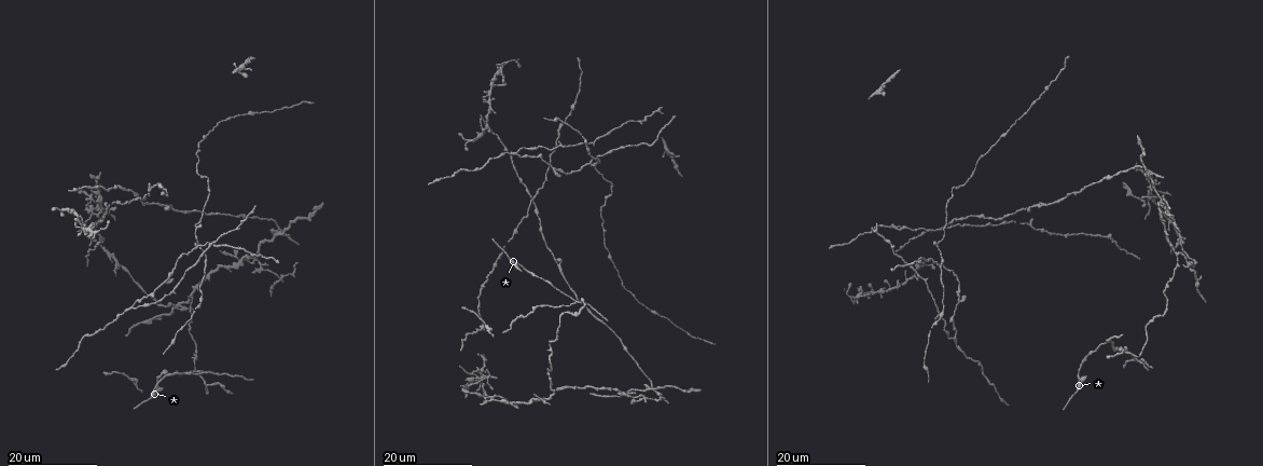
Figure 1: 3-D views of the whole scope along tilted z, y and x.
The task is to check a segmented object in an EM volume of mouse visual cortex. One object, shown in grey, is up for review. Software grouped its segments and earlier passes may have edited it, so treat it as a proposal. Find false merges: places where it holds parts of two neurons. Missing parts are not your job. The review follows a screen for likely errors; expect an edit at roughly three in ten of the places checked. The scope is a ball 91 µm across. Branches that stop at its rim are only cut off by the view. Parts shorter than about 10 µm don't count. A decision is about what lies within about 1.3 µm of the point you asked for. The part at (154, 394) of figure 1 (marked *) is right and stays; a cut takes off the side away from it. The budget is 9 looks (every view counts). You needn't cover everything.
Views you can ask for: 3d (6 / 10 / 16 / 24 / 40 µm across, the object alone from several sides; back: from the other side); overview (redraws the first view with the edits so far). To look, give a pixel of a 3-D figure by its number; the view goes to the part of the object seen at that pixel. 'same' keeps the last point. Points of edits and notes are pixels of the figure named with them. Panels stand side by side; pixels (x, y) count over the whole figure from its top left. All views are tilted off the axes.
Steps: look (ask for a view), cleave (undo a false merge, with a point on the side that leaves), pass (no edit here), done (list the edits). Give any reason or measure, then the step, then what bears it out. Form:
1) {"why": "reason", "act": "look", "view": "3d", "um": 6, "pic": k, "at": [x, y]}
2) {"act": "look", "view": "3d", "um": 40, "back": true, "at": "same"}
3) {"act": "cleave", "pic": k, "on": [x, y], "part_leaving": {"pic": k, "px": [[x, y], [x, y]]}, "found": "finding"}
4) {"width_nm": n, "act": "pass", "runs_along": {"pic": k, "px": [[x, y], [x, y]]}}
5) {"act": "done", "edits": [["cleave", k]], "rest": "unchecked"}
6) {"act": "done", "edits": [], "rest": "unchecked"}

{"why": "a fork", "act": "look", "view": "3d", "um": 24, "pic": 1, "at": [953, 338]}

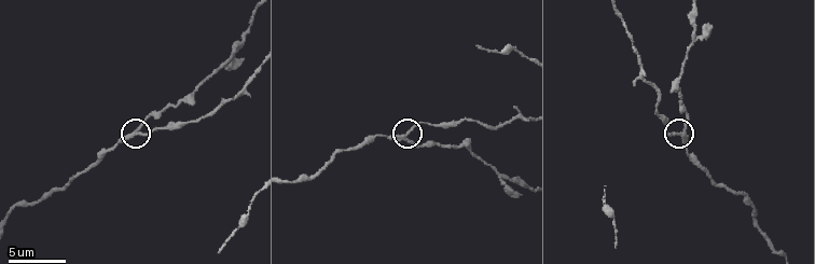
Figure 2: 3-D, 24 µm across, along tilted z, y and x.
{"act": "look", "view": "3d", "um": 10, "pic": 2, "at": [405, 136]}

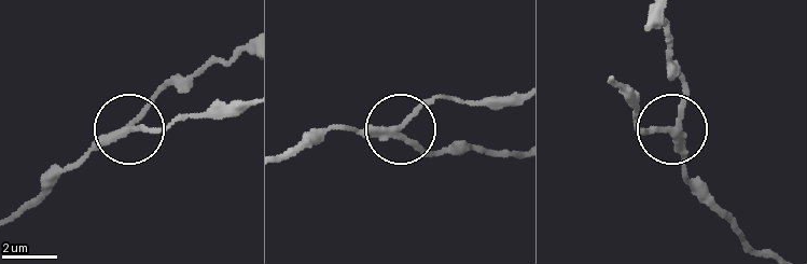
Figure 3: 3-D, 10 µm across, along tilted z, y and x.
{"side_arm_um": 27, "act": "cleave", "pic": 3, "on": [149, 133], "part_leaving": {"pic": 3, "px": [[126, 132], [155, 132], [195, 114], [242, 110]]}, "found": "two neurons meet here"}

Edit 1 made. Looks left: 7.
{"why": "four arms meet", "act": "look", "view": "3d", "um": 16, "pic": 1, "at": [594, 165]}

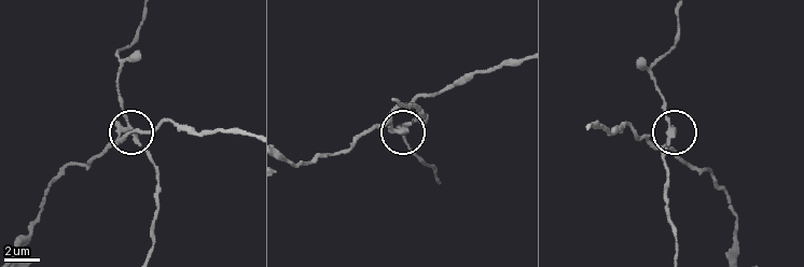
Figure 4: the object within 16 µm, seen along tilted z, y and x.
{"act": "look", "view": "3d", "um": 6, "pic": 4, "at": [673, 134]}

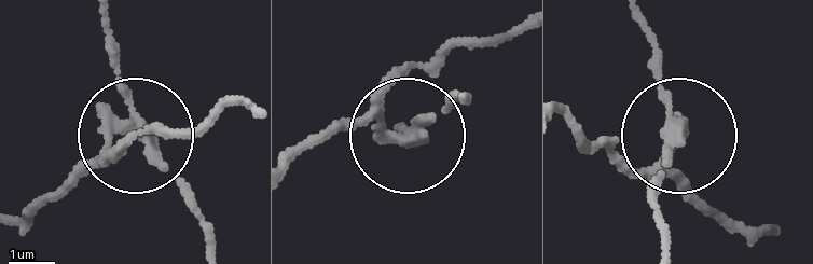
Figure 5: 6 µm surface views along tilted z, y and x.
{"act": "look", "view": "3d", "um": 6, "back": true, "pic": 5, "at": [677, 132]}

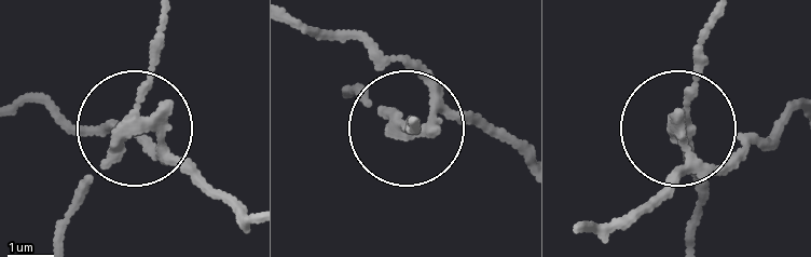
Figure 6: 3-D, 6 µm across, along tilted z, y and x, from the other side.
{"act": "cleave", "pic": 6, "on": [85, 181], "part_leaving": {"pic": 6, "px": [[122, 129], [161, 13]]}, "found": "two neurons meet here"}

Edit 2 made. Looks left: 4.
{"act": "look", "view": "3d", "um": 16, "pic": 1, "at": [1149, 171]}

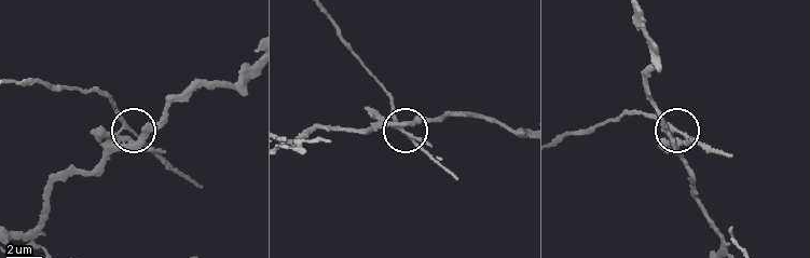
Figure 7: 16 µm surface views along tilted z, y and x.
{"why": "zoom in", "act": "look", "view": "3d", "um": 6, "pic": 7, "at": [128, 131]}

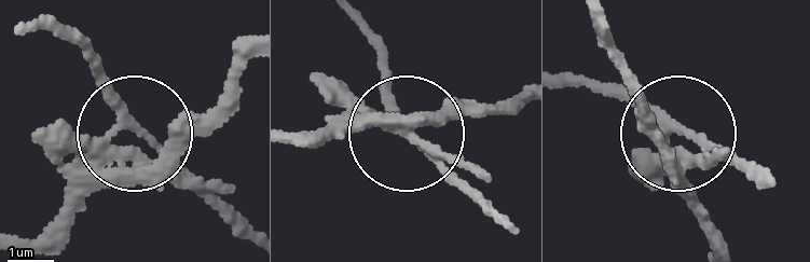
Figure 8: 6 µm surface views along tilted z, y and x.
{"act": "cleave", "pic": 8, "on": [118, 97], "part_leaving": {"pic": 8, "px": [[106, 156], [113, 109], [95, 68], [41, 23]]}, "found": "a second neuron is stuck on"}

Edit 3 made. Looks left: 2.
{"why": "arms part here", "act": "look", "view": "3d", "um": 24, "pic": 1, "at": [535, 402]}

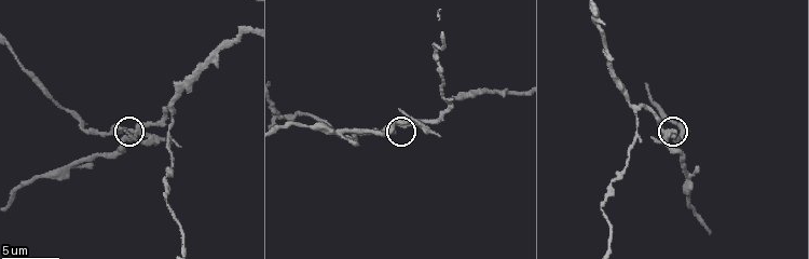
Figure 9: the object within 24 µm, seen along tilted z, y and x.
{"act": "look", "view": "3d", "um": 10, "pic": 9, "at": [131, 130]}

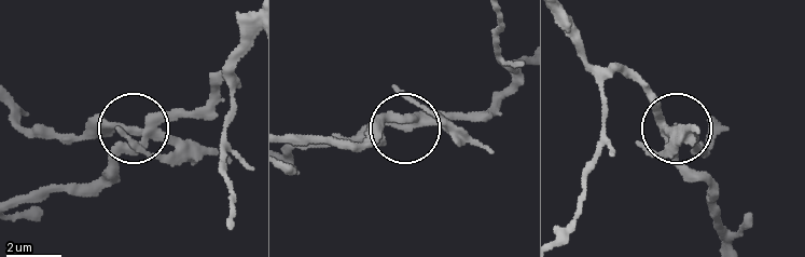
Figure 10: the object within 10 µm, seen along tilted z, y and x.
{"width_nm": 310, "act": "cleave", "pic": 10, "on": [188, 157], "found": "a second neuron is stuck on"}

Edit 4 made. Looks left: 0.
{"act": "done", "edits": [["cleave", 3], ["cleave", 6], ["cleave", 8], ["cleave", 10]], "rest": "unchecked"}

